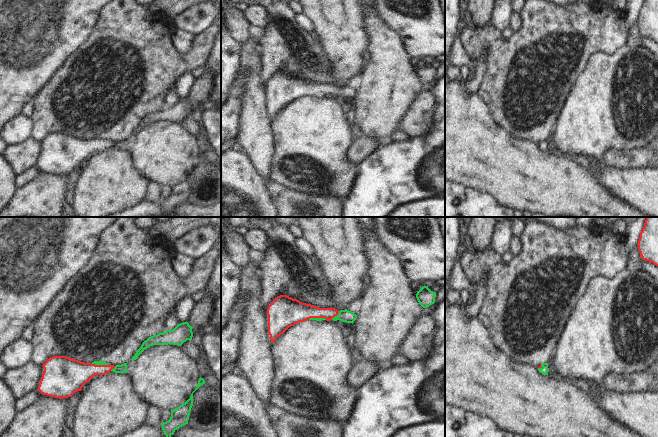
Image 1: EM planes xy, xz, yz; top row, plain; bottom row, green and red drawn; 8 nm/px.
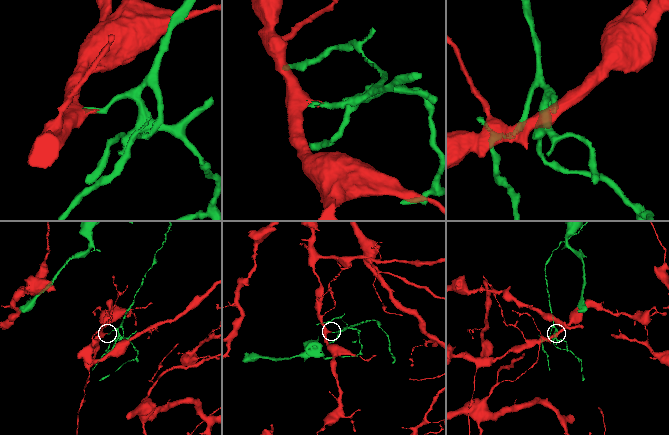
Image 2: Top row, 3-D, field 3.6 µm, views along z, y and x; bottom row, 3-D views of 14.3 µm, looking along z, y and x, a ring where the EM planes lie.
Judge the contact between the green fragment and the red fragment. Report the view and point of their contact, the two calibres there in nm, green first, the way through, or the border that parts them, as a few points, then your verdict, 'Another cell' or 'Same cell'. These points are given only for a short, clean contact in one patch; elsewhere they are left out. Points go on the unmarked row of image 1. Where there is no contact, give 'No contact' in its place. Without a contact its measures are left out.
Touches green at xz (335, 92). Thickness 100 nm (green) against 130 nm. Path across: xz (347, 92), (335, 92), (305, 87). Same cell.

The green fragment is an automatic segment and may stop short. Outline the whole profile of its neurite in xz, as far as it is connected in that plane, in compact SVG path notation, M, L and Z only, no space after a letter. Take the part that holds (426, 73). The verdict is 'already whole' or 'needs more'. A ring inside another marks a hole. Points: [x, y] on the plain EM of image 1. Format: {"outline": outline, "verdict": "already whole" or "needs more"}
{"outline": "M423 62L417 67L416 74L423 84L427 84L435 79L436 68L431 67L428 62Z", "verdict": "already whole"}

